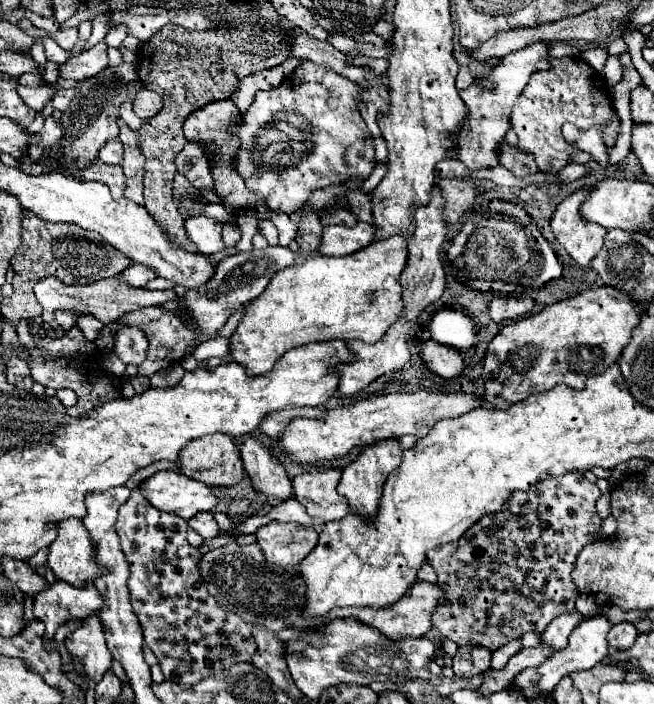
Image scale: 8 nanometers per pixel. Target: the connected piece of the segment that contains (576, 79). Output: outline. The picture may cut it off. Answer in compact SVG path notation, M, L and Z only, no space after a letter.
M561 57L551 61L549 71L537 71L531 75L529 83L525 85L523 93L519 95L517 103L513 105L511 113L511 127L519 137L519 147L527 153L531 153L539 165L539 171L555 173L563 169L573 153L573 147L559 147L561 145L561 125L573 123L579 129L589 129L597 123L609 123L607 125L607 137L605 141L613 147L617 133L619 133L619 121L617 113L613 117L613 105L609 99L609 89L597 71L593 71L587 63L575 61L571 57Z

